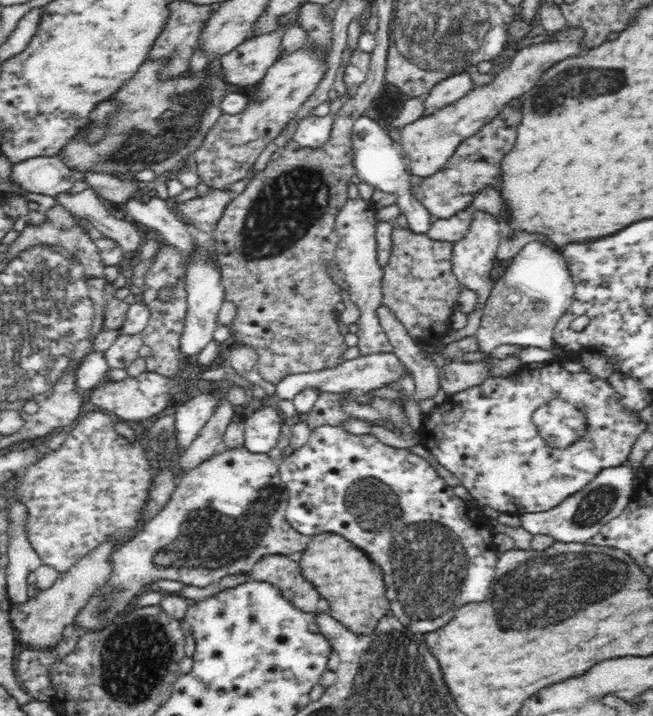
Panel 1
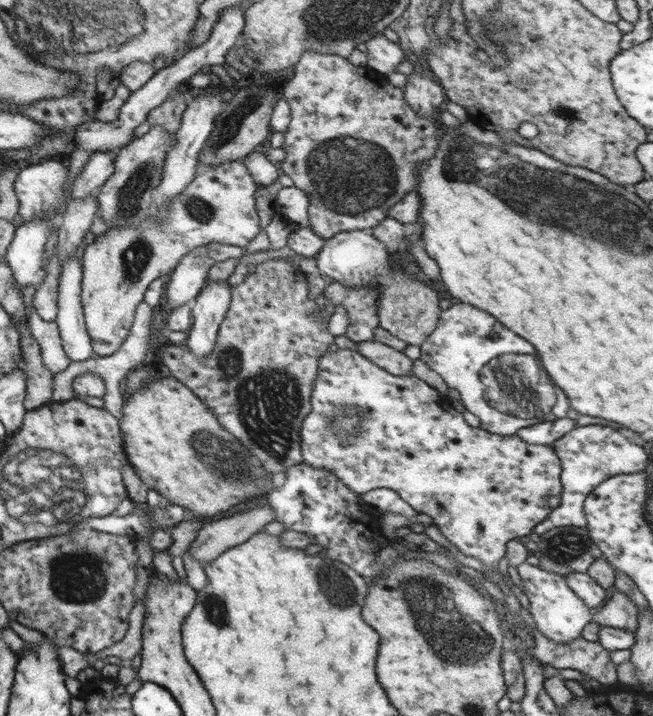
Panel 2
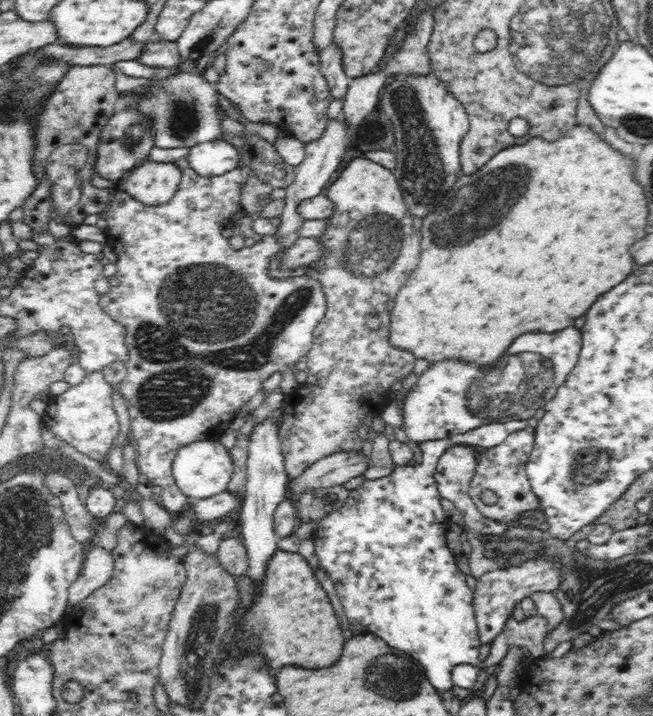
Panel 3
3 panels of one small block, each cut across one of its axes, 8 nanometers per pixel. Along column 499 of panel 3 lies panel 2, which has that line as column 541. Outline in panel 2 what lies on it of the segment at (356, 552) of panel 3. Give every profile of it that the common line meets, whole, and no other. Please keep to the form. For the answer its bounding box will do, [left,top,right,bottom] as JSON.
[516,417,578,446]

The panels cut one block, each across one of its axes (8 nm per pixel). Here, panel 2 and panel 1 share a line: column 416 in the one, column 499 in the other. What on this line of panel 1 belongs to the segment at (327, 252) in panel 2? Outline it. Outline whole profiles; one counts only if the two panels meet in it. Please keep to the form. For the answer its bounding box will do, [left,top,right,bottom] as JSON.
[476,242,574,353]

